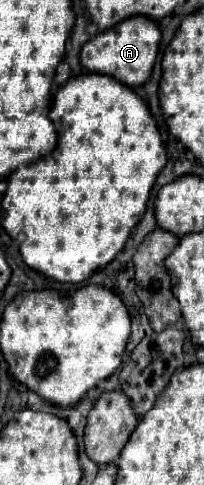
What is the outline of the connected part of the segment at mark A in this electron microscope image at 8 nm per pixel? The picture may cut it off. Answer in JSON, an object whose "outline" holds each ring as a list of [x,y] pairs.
{"outline":[[[132,16],[132,18],[126,18],[124,22],[116,24],[112,30],[98,32],[92,40],[88,40],[82,46],[80,62],[90,72],[108,74],[132,88],[138,88],[150,78],[150,74],[154,70],[160,40],[162,40],[162,32],[160,32],[160,26],[156,20],[144,18],[144,16]]]}

